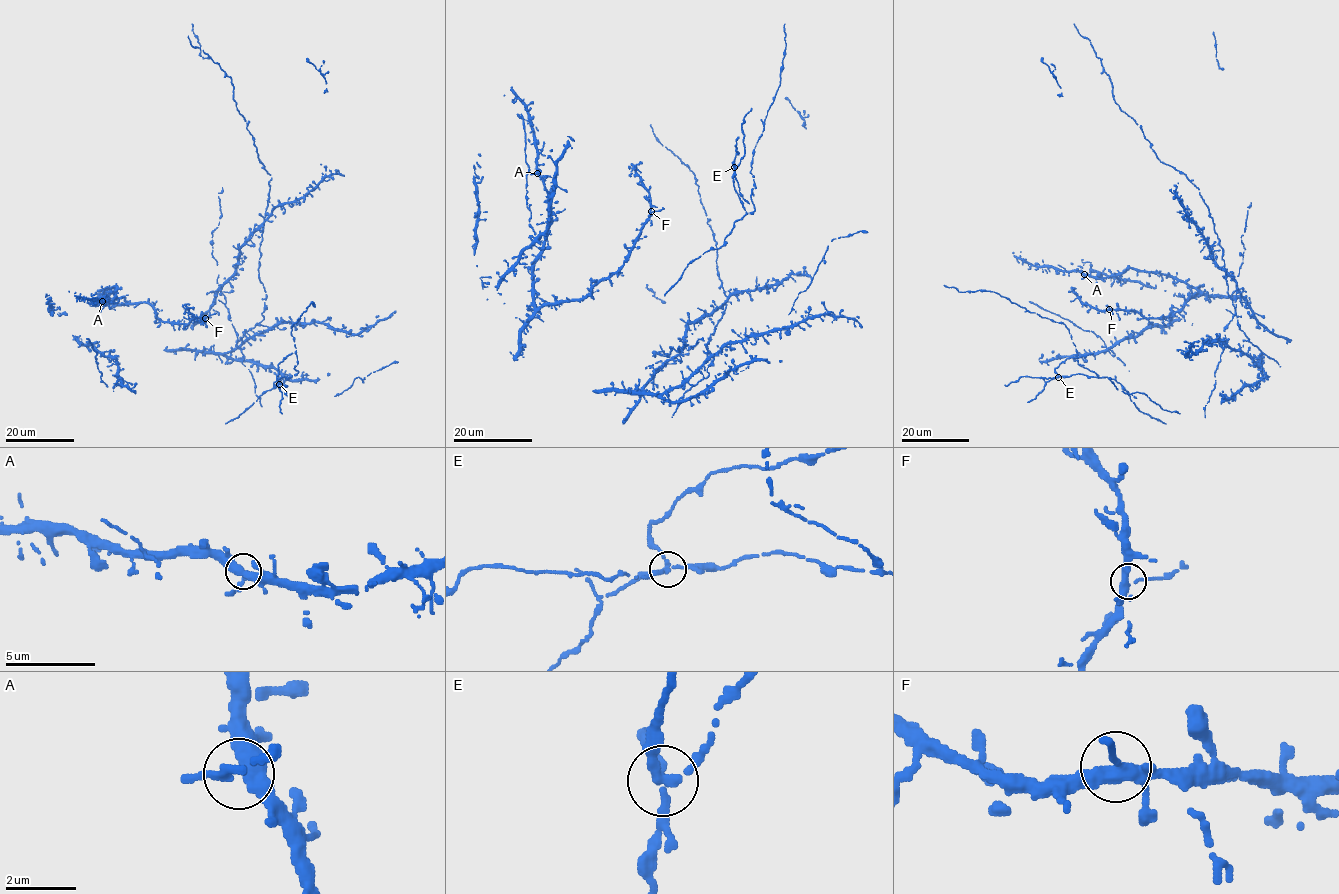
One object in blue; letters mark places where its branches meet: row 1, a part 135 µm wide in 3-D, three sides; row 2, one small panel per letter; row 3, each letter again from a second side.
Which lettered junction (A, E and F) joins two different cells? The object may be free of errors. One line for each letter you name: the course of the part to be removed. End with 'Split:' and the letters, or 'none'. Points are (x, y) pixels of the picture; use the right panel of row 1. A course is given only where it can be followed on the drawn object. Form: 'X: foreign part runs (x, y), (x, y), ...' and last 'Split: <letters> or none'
E: foreign part runs (1058, 377), (1055, 369), (1066, 358), (1092, 353)
Split: E

